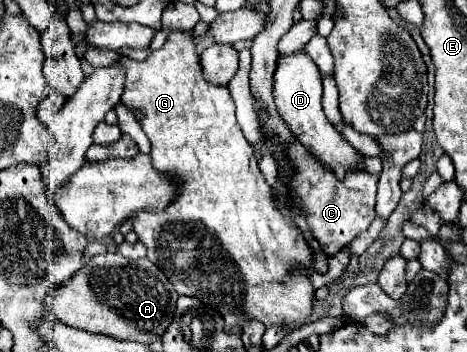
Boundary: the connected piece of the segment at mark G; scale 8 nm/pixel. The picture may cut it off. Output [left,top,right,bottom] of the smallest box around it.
[119,31,315,333]

